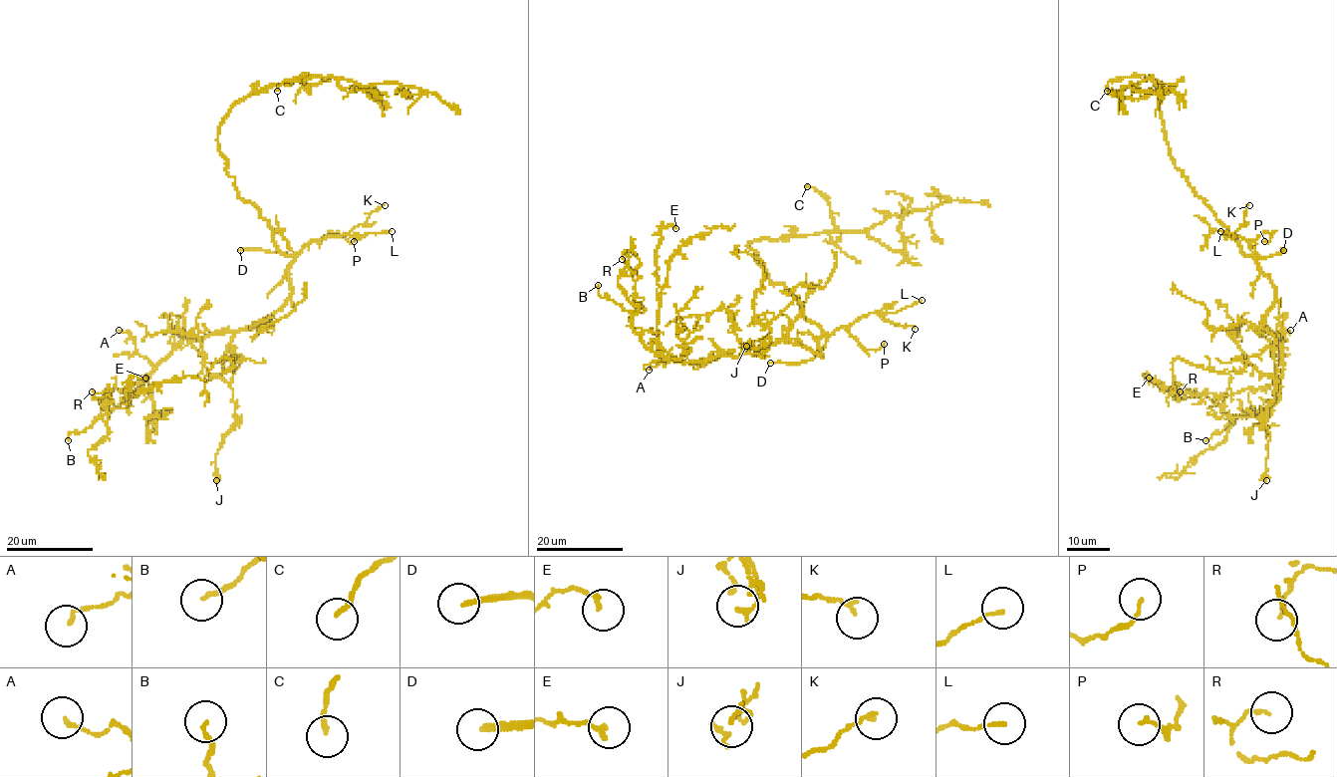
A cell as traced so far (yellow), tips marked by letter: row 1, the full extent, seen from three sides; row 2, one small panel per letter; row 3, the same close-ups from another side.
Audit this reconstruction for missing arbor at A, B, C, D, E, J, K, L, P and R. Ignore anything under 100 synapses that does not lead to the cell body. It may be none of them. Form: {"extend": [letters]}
{"extend": ["D"]}

